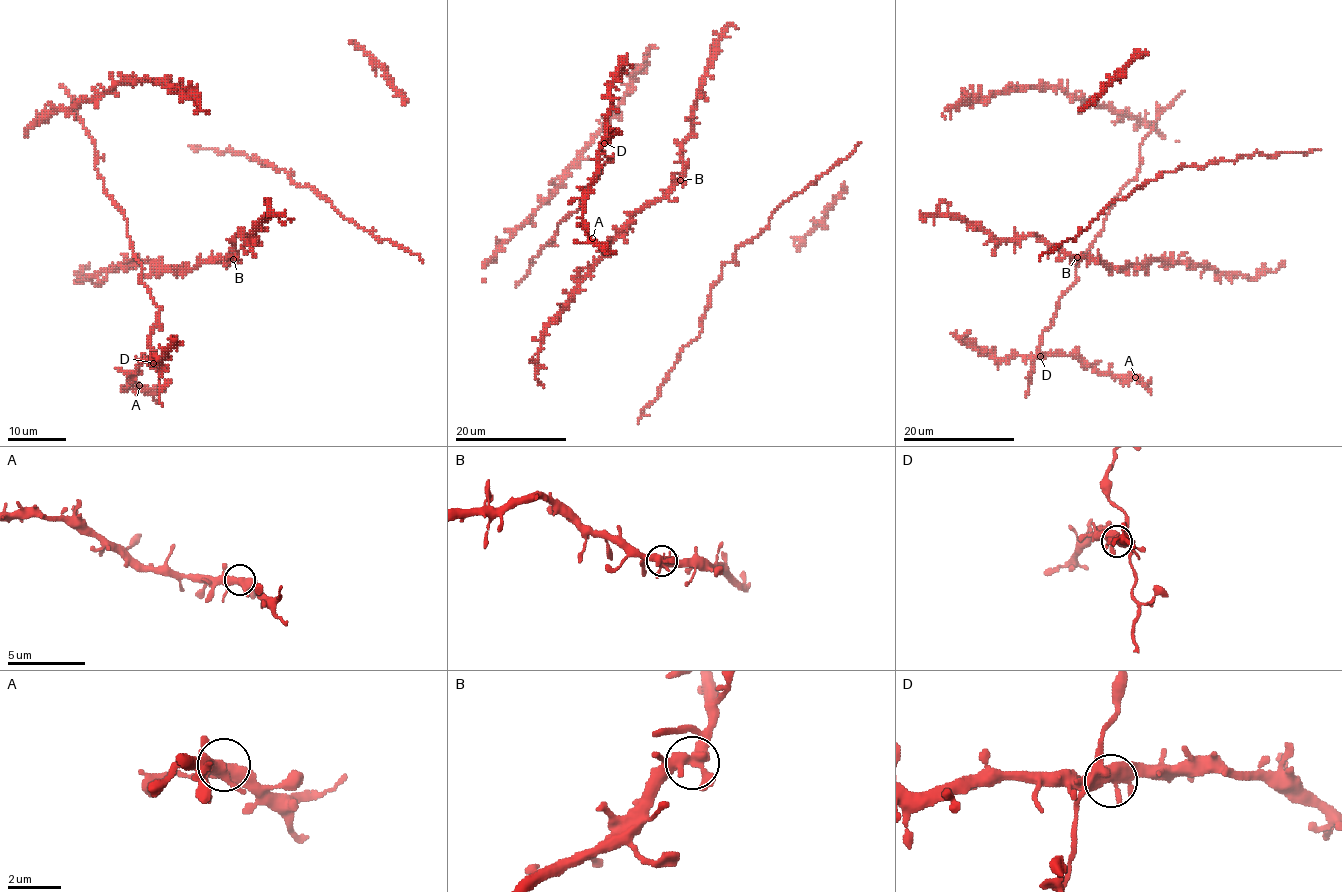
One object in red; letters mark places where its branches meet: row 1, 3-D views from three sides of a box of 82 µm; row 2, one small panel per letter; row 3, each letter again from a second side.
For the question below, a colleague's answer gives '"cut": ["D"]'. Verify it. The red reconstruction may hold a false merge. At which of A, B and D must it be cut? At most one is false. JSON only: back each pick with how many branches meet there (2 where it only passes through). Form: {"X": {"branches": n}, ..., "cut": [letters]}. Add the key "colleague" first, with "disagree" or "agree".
{"colleague": "disagree", "cut": []}

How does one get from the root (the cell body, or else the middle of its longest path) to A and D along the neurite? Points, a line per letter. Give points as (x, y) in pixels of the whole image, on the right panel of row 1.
A: (1093, 243), (1079, 260), (1076, 281), (1061, 295), (1039, 352), (1071, 355), (1100, 371), (1135, 377)
D: (1093, 243), (1079, 260), (1076, 281), (1061, 295), (1053, 323), (1043, 332), (1039, 346), (1040, 356)

